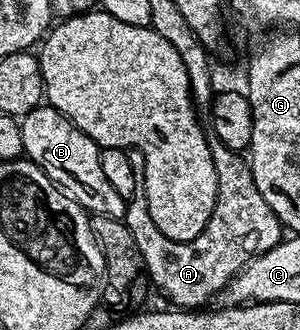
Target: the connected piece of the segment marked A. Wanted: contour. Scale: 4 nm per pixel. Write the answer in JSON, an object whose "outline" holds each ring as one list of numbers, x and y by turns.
{"outline":[[220,144,213,146,213,159,215,160,215,172,217,173,217,203,211,212,211,220,203,228,203,232,199,232,199,236,195,236,195,240,191,240,190,242,176,242,167,236,163,236,163,232,159,232,159,228,155,228,155,224,151,220,151,212,147,208,144,189,137,189,135,196,128,199,125,204,125,216,123,220,127,224,127,228,131,228,131,236,135,239,135,244,139,248,139,256,143,256,148,281,152,283,152,285,154,282,154,284,157,285,171,301,173,301,170,303,177,308,201,308,206,304,212,303,209,301,211,301,212,298,216,299,218,295,220,295,222,288,224,288,224,286,228,284,228,282,230,282,234,276,251,261,252,258,258,258,260,254,267,252,271,248,275,248,283,241,283,227,281,221,279,221,275,216,275,212,271,212,271,204,267,204,267,200,263,200,263,195,259,193,259,188,255,188,255,180,249,171,248,161,246,161,238,151,228,150,226,146,222,146]]}

